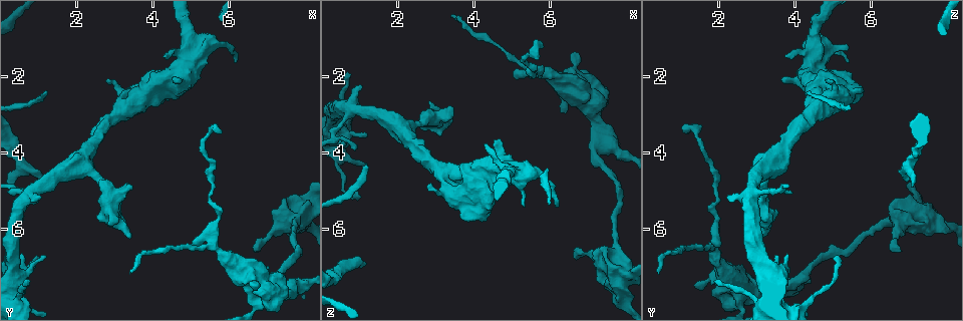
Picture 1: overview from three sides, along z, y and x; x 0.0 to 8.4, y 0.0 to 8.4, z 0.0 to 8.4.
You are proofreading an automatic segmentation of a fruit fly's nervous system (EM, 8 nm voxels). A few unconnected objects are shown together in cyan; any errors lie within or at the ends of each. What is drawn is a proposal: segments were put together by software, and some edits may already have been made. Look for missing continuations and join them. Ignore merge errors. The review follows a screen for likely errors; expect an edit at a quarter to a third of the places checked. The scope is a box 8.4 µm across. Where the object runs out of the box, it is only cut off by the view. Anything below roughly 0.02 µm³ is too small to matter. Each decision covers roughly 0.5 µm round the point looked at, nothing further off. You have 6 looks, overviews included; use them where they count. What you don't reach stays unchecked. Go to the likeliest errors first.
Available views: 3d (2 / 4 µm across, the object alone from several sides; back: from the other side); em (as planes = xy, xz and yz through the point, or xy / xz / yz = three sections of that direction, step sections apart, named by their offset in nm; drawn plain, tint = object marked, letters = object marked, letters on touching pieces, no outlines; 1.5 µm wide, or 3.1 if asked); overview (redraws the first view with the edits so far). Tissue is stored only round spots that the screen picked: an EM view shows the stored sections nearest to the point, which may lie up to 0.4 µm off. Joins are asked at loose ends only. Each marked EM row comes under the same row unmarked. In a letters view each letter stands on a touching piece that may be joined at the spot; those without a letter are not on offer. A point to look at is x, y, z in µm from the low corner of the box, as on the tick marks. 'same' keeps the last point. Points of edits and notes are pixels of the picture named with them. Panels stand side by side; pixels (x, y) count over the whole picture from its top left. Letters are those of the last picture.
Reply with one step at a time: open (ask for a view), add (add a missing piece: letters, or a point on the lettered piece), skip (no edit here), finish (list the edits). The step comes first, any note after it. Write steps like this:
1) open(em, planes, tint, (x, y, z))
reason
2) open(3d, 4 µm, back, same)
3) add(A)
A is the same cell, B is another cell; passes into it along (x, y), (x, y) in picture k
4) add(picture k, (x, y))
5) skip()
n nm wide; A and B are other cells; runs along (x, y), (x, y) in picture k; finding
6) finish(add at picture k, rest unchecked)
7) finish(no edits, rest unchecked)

open(em, xy, step 8, tint, (1.15, 4.65, 6.90))

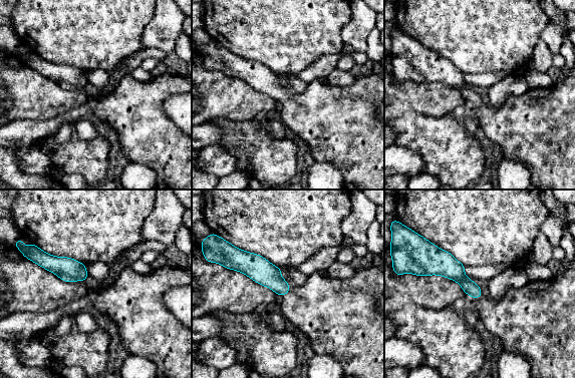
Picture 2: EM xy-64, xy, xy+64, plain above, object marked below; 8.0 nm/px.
open(em, planes, letters, same)

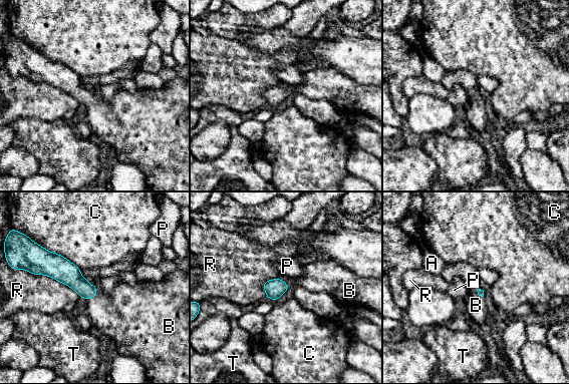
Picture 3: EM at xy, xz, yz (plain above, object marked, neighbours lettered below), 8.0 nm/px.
add(B)
B is the same cell, A, C, P, R and T are other cells; passes into it along (70, 276), (92, 297), (118, 314) in picture 3; it goes on there

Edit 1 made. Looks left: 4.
open(em, planes, letters, (0.95, 5.00, 3.90))
free end

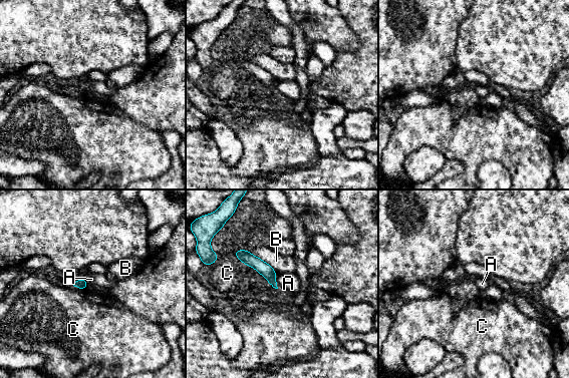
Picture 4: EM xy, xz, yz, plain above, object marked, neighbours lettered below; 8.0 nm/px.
skip()
A, B and C are other cells; border along (276, 272), (275, 279), (278, 288) in picture 4; none of them fits

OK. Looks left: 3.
open(em, planes, letters, (6.15, 1.55, 5.40))

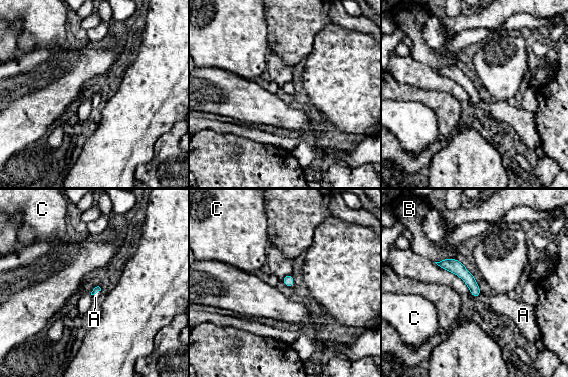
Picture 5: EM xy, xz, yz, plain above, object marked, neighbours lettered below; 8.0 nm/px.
add(A)
B touches over 170 nm; A is the same cell, B and C are other cells; passes into it along (459, 270), (479, 294), (504, 304) in picture 5; the cell continues

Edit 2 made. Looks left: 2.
finish(add at picture 3, add at picture 5, rest unchecked)

